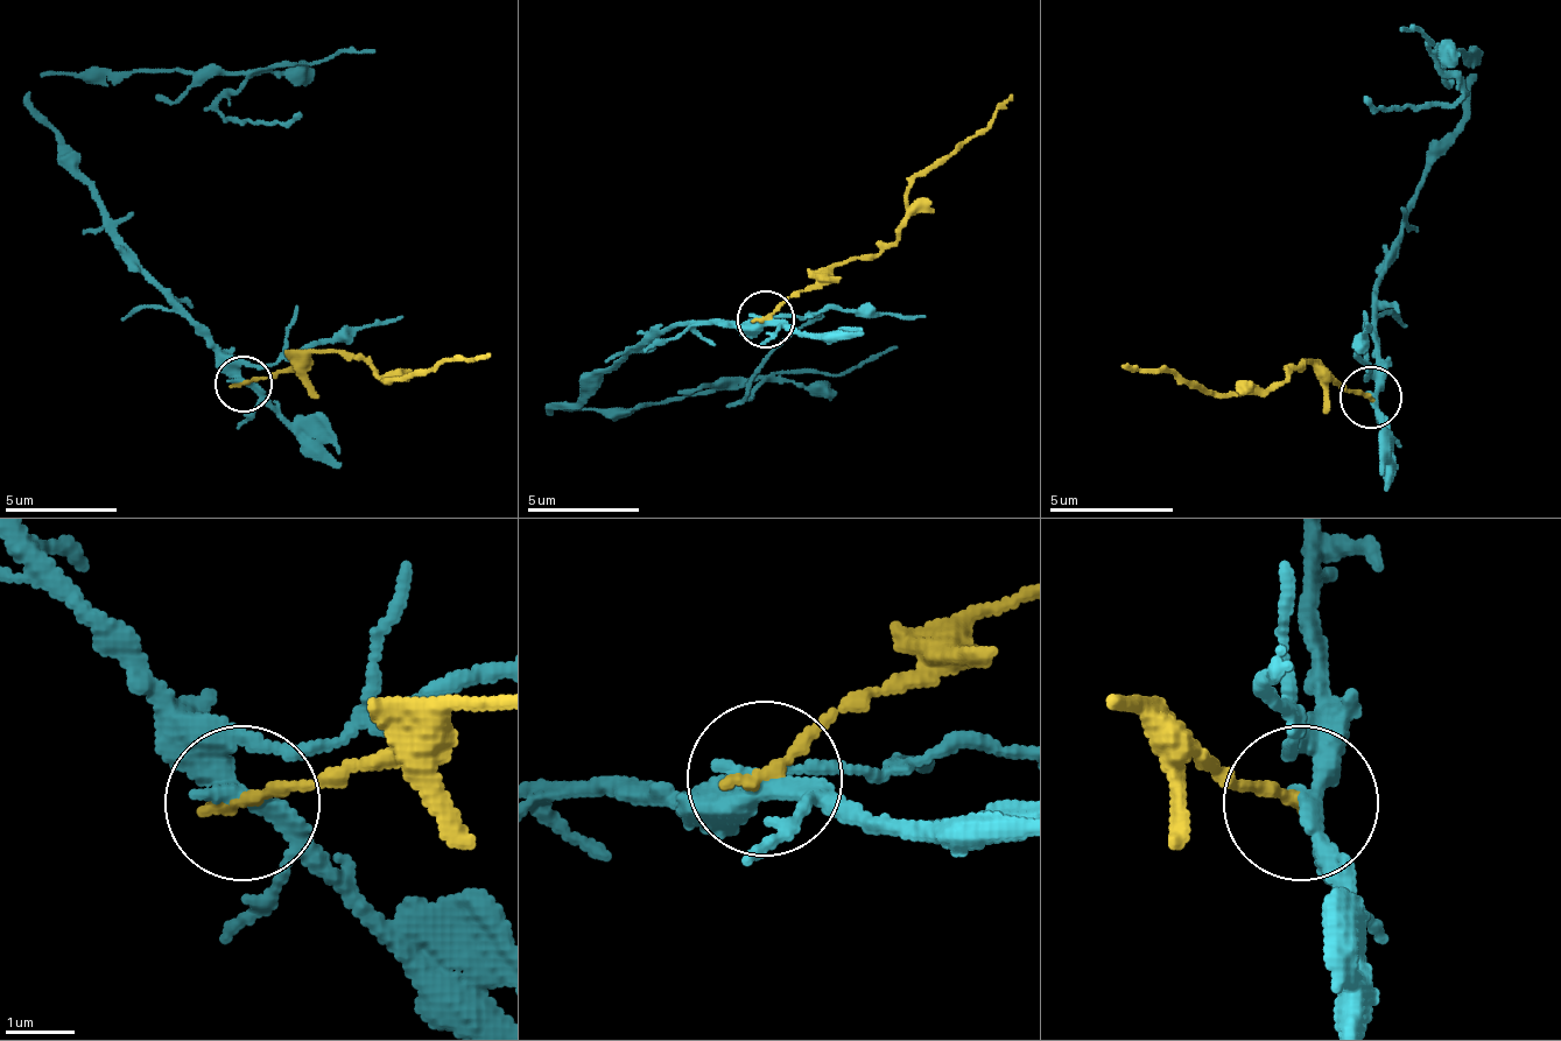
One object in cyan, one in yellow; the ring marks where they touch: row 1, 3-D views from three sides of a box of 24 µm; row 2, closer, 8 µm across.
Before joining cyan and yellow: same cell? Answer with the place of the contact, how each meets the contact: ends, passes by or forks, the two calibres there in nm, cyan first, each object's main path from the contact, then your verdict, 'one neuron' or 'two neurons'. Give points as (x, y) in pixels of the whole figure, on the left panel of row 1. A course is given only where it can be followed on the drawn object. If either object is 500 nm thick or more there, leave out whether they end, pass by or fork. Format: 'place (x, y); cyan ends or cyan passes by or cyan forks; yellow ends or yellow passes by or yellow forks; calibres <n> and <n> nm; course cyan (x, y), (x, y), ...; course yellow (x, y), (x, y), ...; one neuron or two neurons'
place (243, 384); cyan passes by; yellow ends; calibres 300 and 200 nm; course cyan (245, 385), (149, 273), (32, 93), (42, 76), (222, 70), (239, 82), (222, 115), (289, 121), (301, 110); course yellow (245, 385), (295, 374), (317, 351), (351, 351), (385, 379), (492, 357); two neurons

